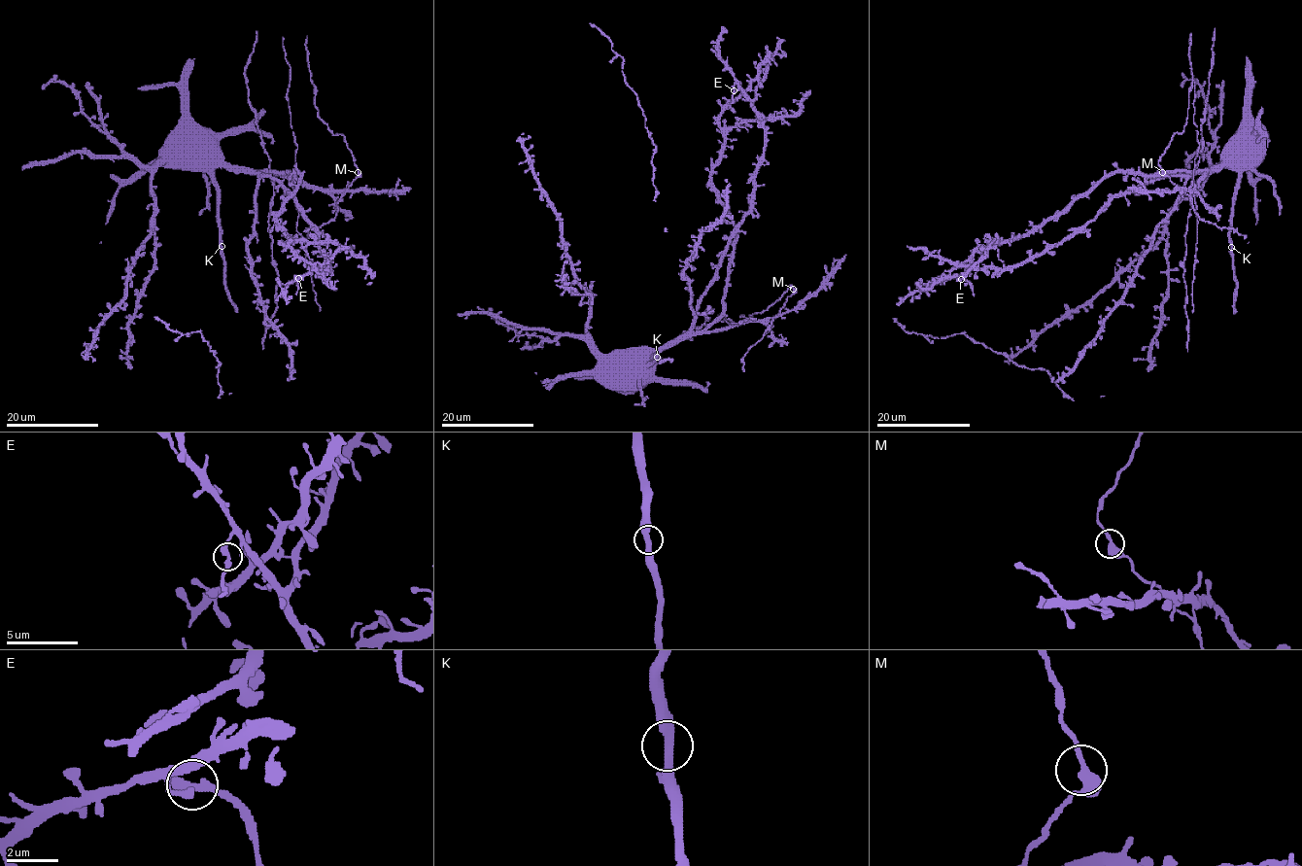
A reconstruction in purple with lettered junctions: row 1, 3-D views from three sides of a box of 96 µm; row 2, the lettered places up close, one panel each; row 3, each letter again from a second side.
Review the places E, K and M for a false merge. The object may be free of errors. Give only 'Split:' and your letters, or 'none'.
Split: E

